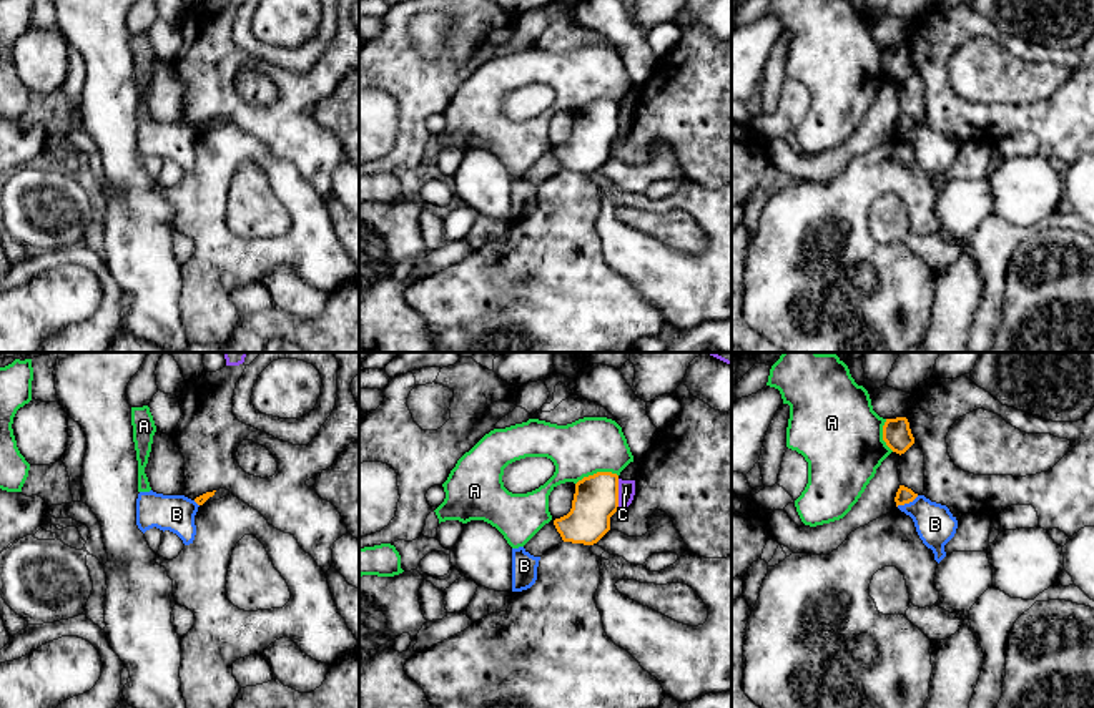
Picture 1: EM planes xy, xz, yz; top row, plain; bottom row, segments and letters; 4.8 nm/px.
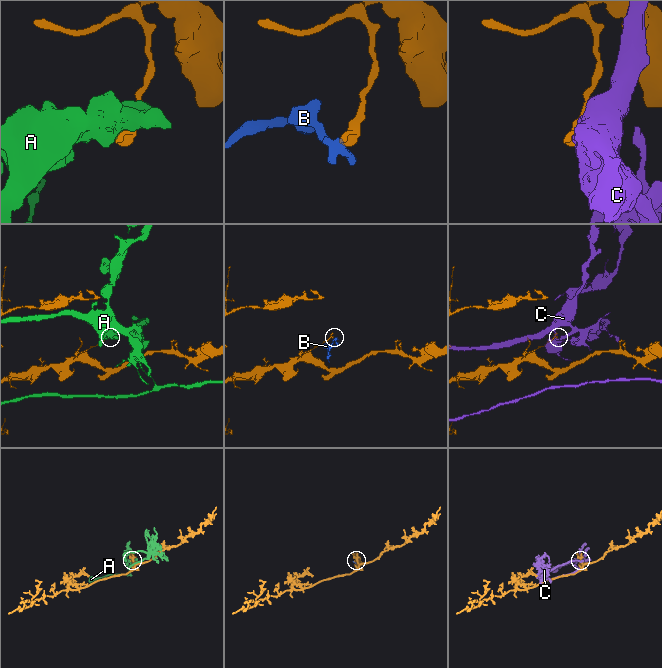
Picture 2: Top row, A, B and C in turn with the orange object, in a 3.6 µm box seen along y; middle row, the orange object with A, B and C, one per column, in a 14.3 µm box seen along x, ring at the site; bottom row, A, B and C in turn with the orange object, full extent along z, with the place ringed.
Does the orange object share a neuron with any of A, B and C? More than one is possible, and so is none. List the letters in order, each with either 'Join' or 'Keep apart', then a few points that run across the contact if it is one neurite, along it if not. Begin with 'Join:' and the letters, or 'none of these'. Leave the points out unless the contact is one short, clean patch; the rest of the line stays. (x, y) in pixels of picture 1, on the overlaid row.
Join: none of these
A: Keep apart
B: Keep apart. Line: yz (918, 496), (896, 506)
C: Keep apart. Line: xz (617, 479), (619, 507)

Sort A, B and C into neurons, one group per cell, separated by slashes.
A / B / C

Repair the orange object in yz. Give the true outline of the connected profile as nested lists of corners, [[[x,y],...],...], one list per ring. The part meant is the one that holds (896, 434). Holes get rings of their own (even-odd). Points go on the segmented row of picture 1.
[[[886,419],[883,425],[883,440],[893,452],[899,455],[904,454],[914,444],[908,419]]]

